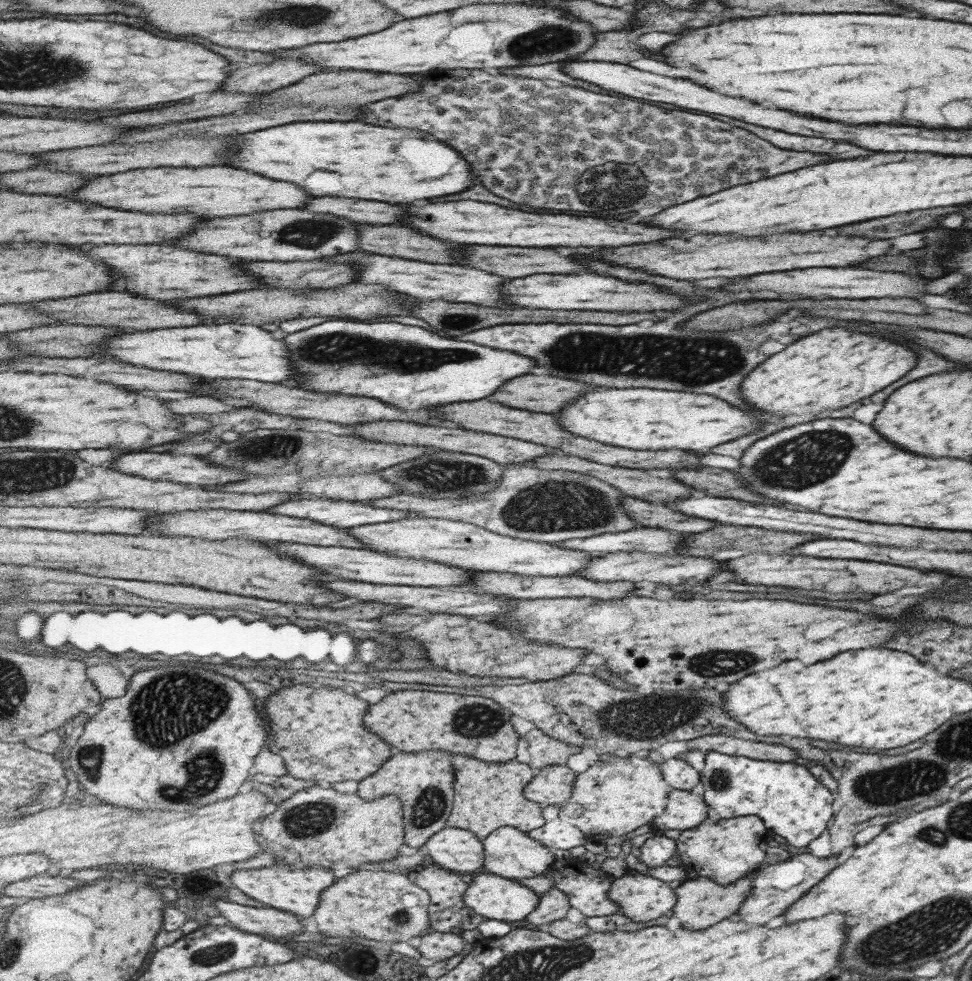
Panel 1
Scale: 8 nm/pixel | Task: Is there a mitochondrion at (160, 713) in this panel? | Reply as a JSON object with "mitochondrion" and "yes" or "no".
{"mitochondrion":"yes"}

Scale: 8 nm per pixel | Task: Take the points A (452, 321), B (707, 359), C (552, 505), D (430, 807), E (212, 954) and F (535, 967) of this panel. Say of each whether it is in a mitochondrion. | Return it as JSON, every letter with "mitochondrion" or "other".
{"A":"mitochondrion","B":"mitochondrion","C":"mitochondrion","D":"mitochondrion","E":"mitochondrion","F":"mitochondrion"}

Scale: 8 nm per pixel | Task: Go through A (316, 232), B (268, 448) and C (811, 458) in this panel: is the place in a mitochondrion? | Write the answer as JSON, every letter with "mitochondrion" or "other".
{"A":"mitochondrion","B":"mitochondrion","C":"mitochondrion"}

